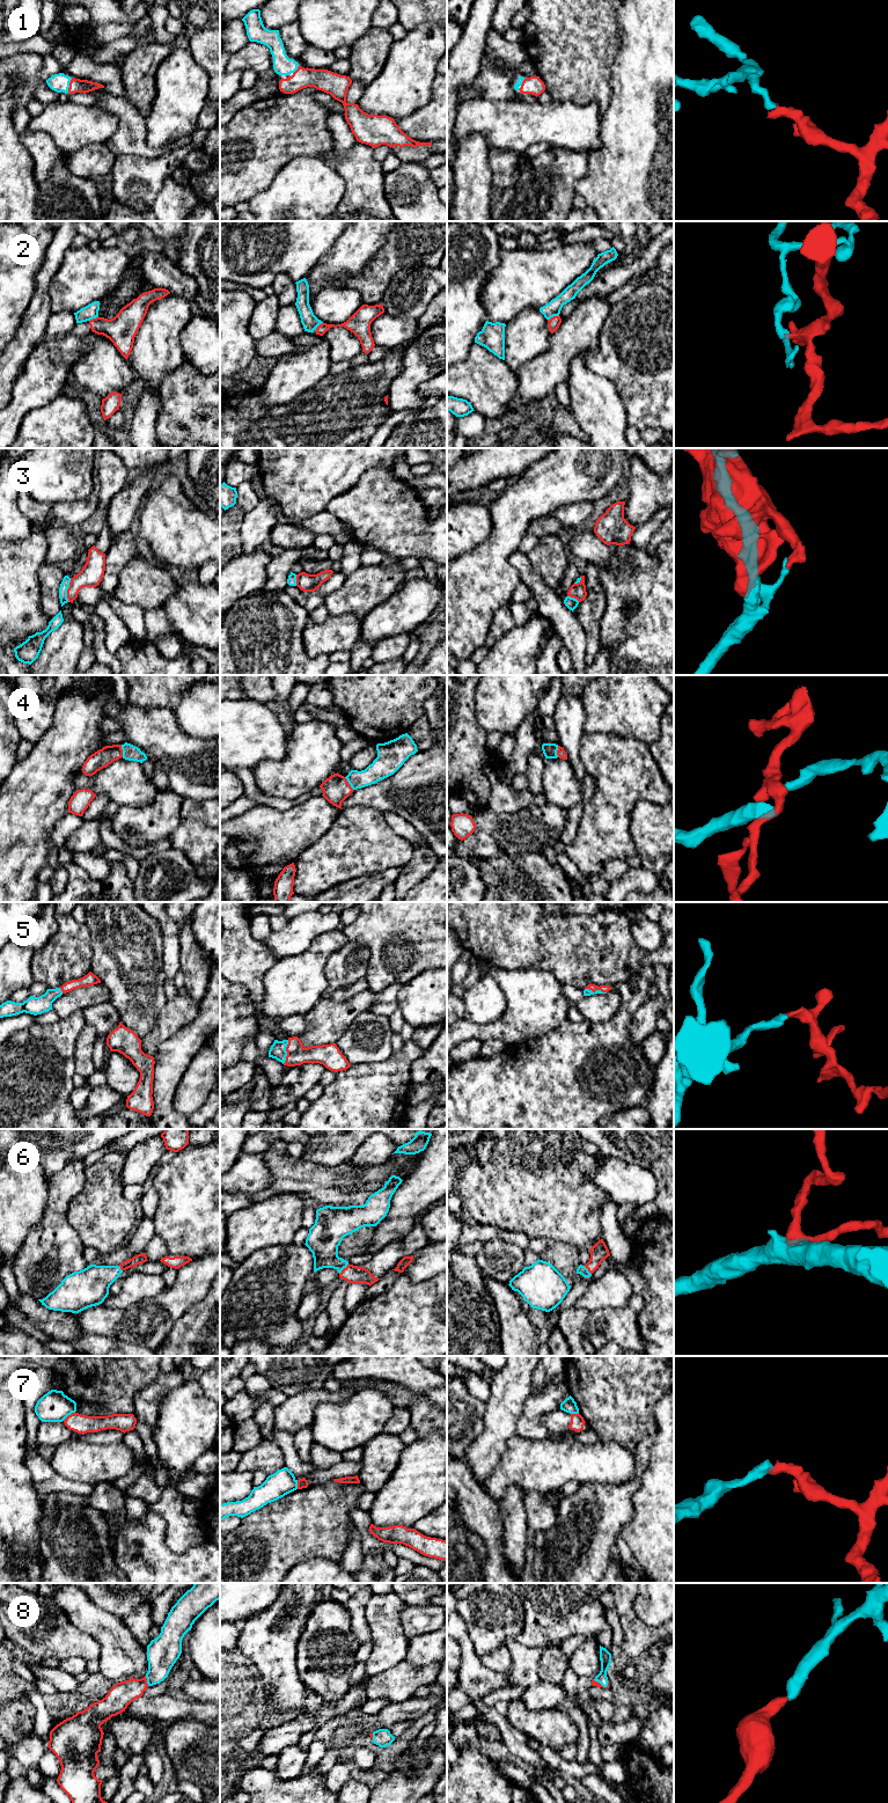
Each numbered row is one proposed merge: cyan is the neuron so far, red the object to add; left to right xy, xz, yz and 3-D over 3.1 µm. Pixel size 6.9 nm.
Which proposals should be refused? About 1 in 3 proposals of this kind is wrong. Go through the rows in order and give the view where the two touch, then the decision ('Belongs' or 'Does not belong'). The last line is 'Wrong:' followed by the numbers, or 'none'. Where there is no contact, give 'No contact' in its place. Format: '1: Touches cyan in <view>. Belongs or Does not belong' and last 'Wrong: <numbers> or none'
1: Touches cyan in xy. Belongs
2: Touches cyan in yz. Belongs
3: Touches cyan in xy. Does not belong
4: Touches cyan in xz. Does not belong
5: Touches cyan in xz. Belongs
6: Touches cyan in xz. Belongs
7: Touches cyan in xy. Does not belong
8: Touches cyan in xy. Belongs
Wrong: 3, 4, 7

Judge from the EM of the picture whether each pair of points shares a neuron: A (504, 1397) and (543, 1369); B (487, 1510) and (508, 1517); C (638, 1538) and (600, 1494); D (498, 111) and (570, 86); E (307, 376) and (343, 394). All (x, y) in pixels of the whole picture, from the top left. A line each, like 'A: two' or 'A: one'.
A: two
B: two
C: two
D: two
E: two

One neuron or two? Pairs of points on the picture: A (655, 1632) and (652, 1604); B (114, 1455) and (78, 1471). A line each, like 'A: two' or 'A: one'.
A: two
B: one

